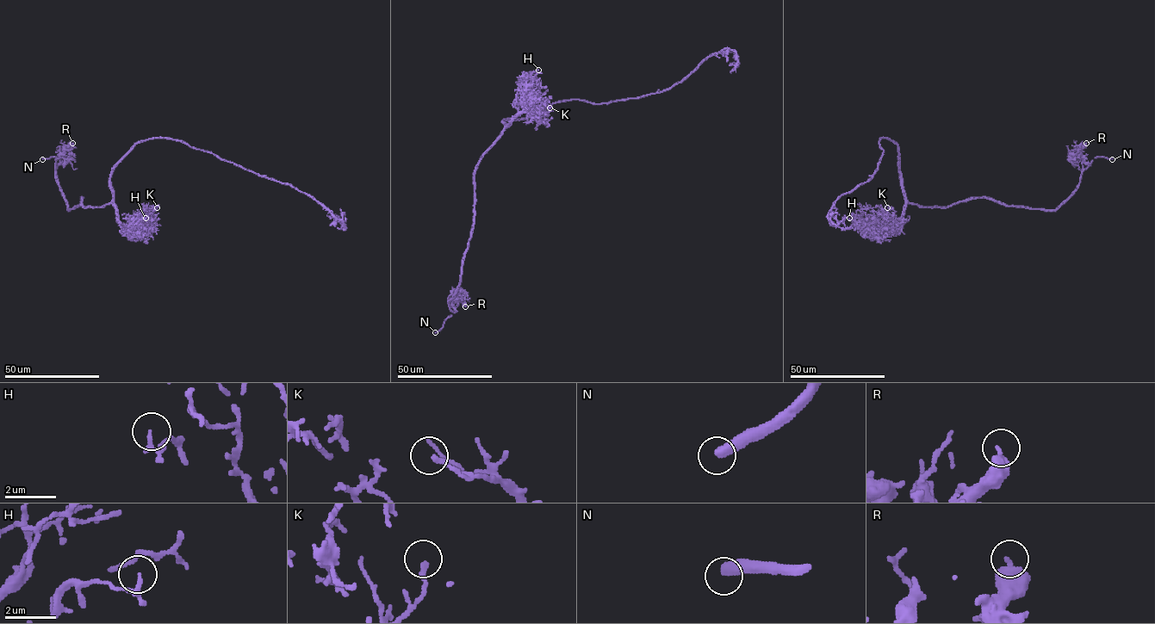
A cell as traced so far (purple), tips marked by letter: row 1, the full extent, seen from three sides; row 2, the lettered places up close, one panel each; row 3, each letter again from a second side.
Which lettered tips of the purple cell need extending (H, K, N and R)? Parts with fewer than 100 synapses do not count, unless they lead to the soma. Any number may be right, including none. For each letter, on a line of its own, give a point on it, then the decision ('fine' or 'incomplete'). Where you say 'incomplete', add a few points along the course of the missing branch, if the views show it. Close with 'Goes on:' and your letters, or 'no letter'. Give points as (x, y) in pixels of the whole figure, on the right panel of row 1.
H: at (849, 218); fine
K: at (887, 207); fine
N: at (1112, 159); incomplete; missing branch runs (1112, 159), (1124, 160), (1137, 153), (1139, 156)
R: at (1086, 143); fine
Goes on: N

